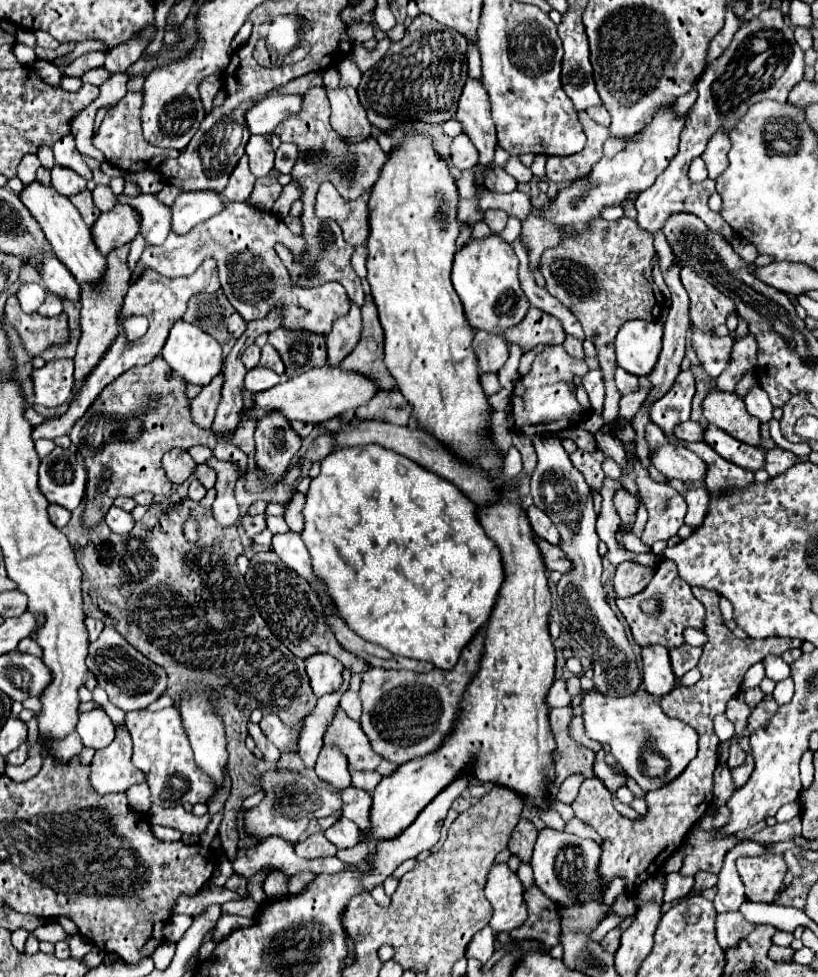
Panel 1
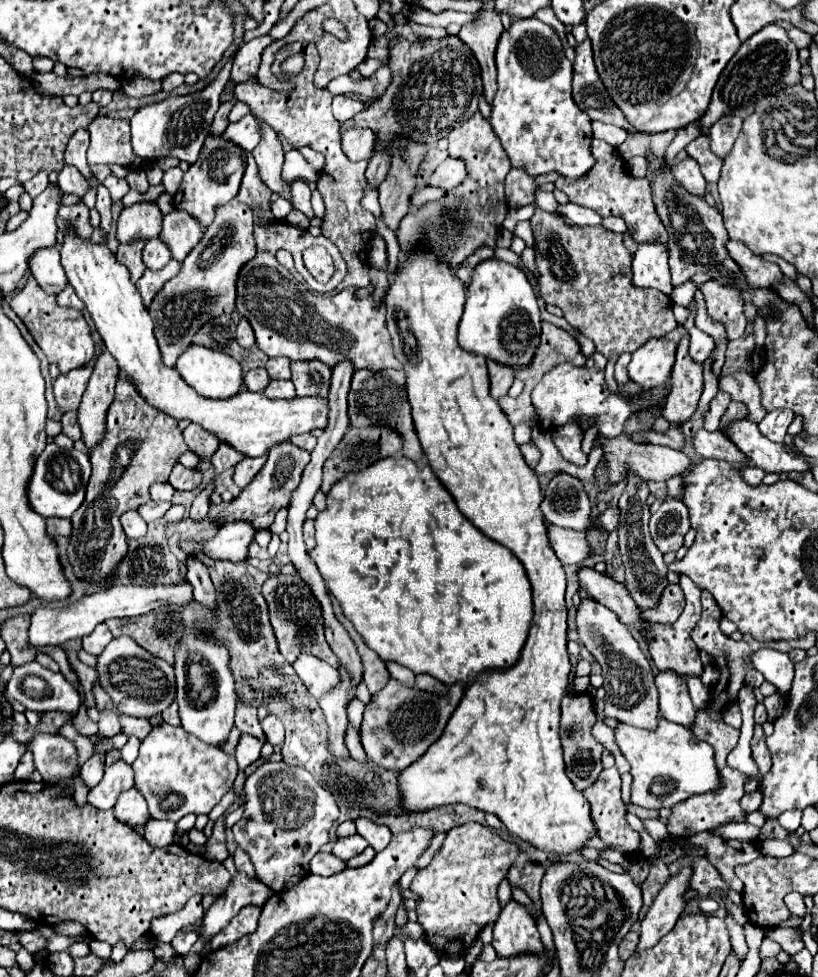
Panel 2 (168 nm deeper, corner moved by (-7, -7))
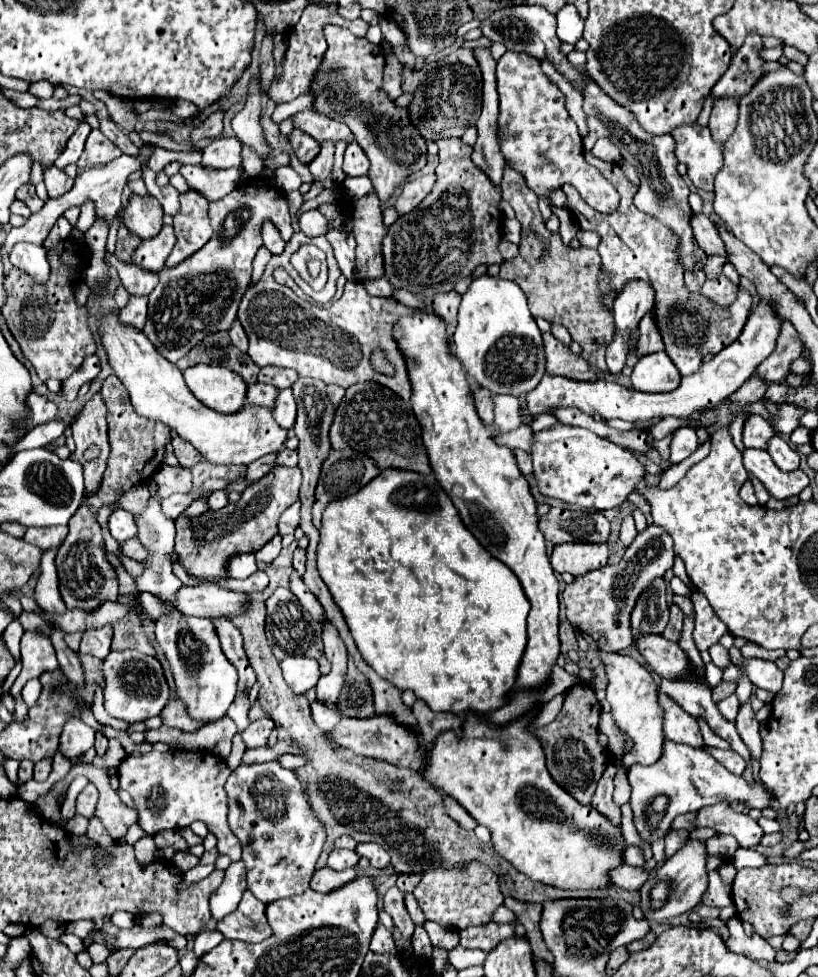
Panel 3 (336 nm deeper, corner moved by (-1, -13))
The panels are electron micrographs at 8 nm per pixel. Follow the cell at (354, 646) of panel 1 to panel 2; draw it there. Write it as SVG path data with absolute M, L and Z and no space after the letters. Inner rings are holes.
M387 660L385 666L387 666L387 670L389 670L389 674L391 674L393 678L397 678L397 680L409 684L409 686L413 686L413 682L415 682L415 674L413 674L409 668L405 668L405 666L401 666L401 664L393 662L393 660Z

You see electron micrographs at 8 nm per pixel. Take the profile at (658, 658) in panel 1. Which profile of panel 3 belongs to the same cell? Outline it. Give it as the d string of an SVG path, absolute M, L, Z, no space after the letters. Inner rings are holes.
M659 694L659 702L661 708L665 710L665 736L671 742L677 744L687 744L691 748L703 748L703 738L699 732L699 724L695 718L689 718L689 714L685 714L685 710L681 710L681 706L673 706L673 702L669 702L669 698L665 698L665 694Z

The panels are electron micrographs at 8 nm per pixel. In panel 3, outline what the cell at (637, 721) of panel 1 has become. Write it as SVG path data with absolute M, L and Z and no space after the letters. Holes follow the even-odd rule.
M665 740L665 756L651 764L651 766L641 766L635 764L627 772L629 784L631 784L631 808L633 808L633 822L643 840L653 844L655 840L665 838L671 832L671 822L685 812L699 810L709 804L717 802L743 802L749 808L769 808L773 800L773 792L761 784L759 780L747 782L743 776L731 774L725 766L721 766L709 752L705 750L693 750L691 746L685 744L675 744ZM657 796L665 796L667 808L663 814L657 814L651 810L651 804Z

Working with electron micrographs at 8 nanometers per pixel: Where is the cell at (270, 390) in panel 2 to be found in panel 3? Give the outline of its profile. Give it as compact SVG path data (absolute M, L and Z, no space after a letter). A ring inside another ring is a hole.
M279 390L279 394L277 394L277 406L273 408L275 422L281 428L291 430L293 424L295 424L295 410L297 410L297 406L295 406L291 390Z

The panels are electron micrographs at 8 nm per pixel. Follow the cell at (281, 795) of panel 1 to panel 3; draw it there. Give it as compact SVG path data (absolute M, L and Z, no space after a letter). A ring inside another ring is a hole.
M279 762L241 764L231 772L225 784L225 792L229 806L229 826L243 846L243 860L247 864L247 888L265 904L305 892L325 842L325 830L321 822L317 822L311 804L305 800L303 786L295 772L283 768Z

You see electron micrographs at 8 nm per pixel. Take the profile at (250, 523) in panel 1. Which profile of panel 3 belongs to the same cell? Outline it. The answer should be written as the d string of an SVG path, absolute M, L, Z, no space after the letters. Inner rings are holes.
M297 500L293 506L289 506L289 510L285 510L281 514L281 522L279 522L279 534L293 534L295 528L299 526L299 508L301 508L301 502Z

